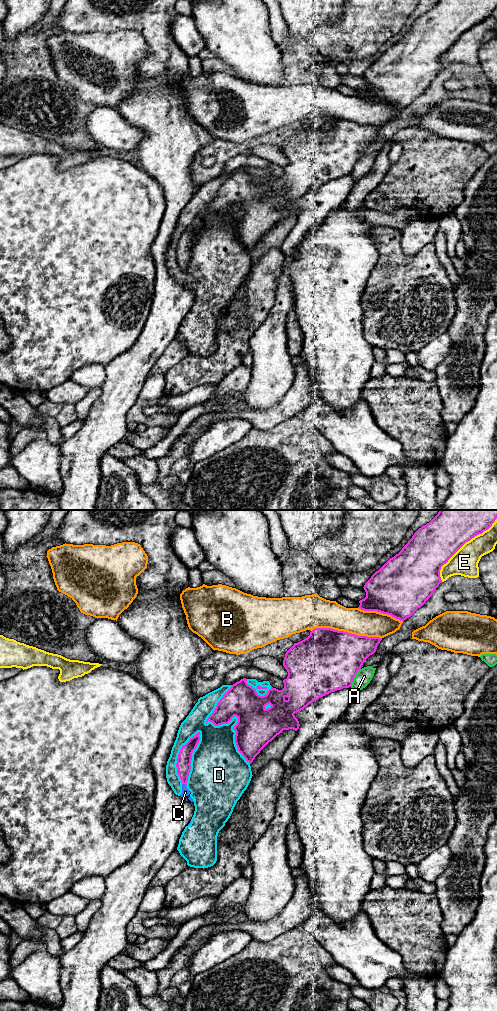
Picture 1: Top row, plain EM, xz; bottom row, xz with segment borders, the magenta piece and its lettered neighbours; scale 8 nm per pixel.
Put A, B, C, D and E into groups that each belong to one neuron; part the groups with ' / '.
A / B / C D / E

